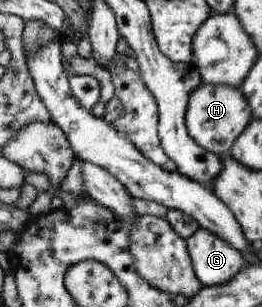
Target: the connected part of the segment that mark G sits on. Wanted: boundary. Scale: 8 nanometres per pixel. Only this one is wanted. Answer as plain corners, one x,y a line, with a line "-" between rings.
200,227
186,239
195,275
203,286
227,283
242,268
240,251
216,233

